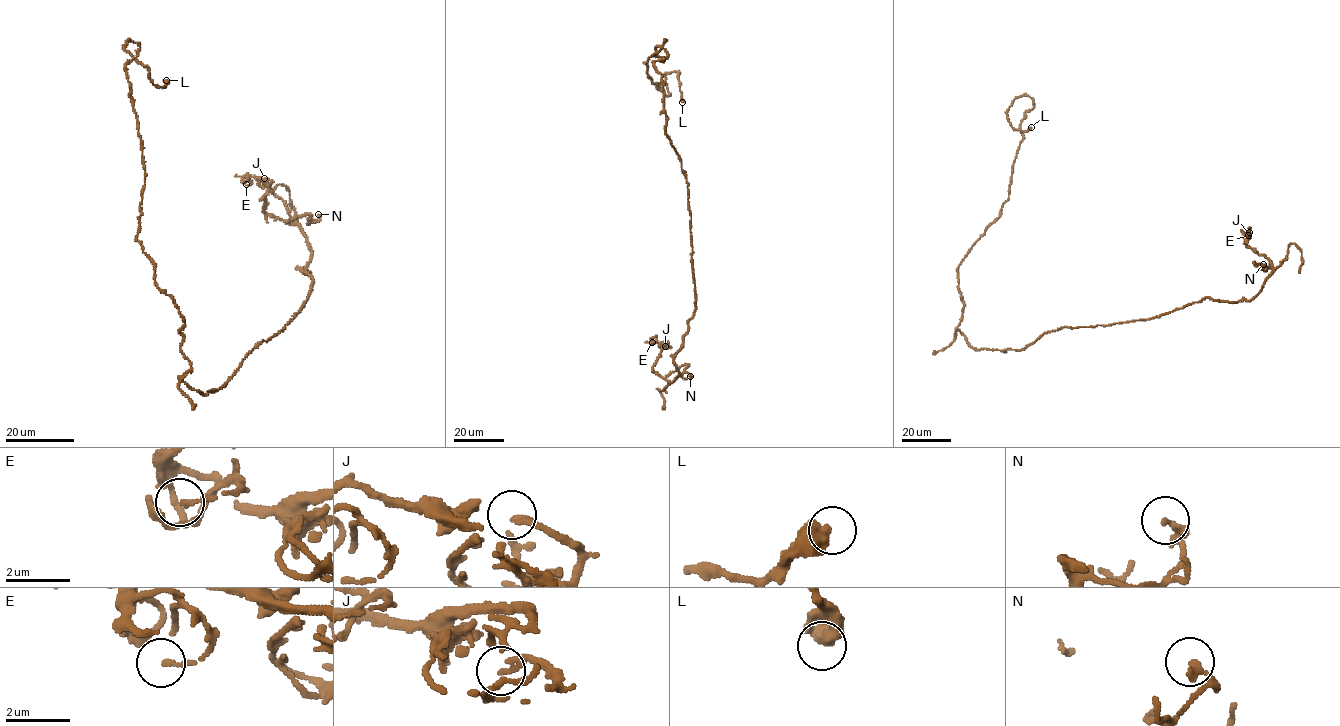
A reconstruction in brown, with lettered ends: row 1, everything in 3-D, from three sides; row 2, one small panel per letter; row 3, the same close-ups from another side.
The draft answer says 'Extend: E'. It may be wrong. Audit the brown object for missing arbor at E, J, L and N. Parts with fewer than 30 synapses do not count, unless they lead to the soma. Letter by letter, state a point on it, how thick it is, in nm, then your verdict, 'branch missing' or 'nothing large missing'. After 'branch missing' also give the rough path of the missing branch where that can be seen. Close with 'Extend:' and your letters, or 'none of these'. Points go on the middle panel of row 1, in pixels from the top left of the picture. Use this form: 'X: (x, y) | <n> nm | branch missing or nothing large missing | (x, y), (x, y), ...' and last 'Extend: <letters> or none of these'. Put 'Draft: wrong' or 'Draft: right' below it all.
E: (652, 342) | 140 nm | nothing large missing
J: (665, 346) | 190 nm | nothing large missing
L: (682, 102) | 550 nm | nothing large missing
N: (690, 376) | 140 nm | nothing large missing
Extend: none of these
Draft: wrong

